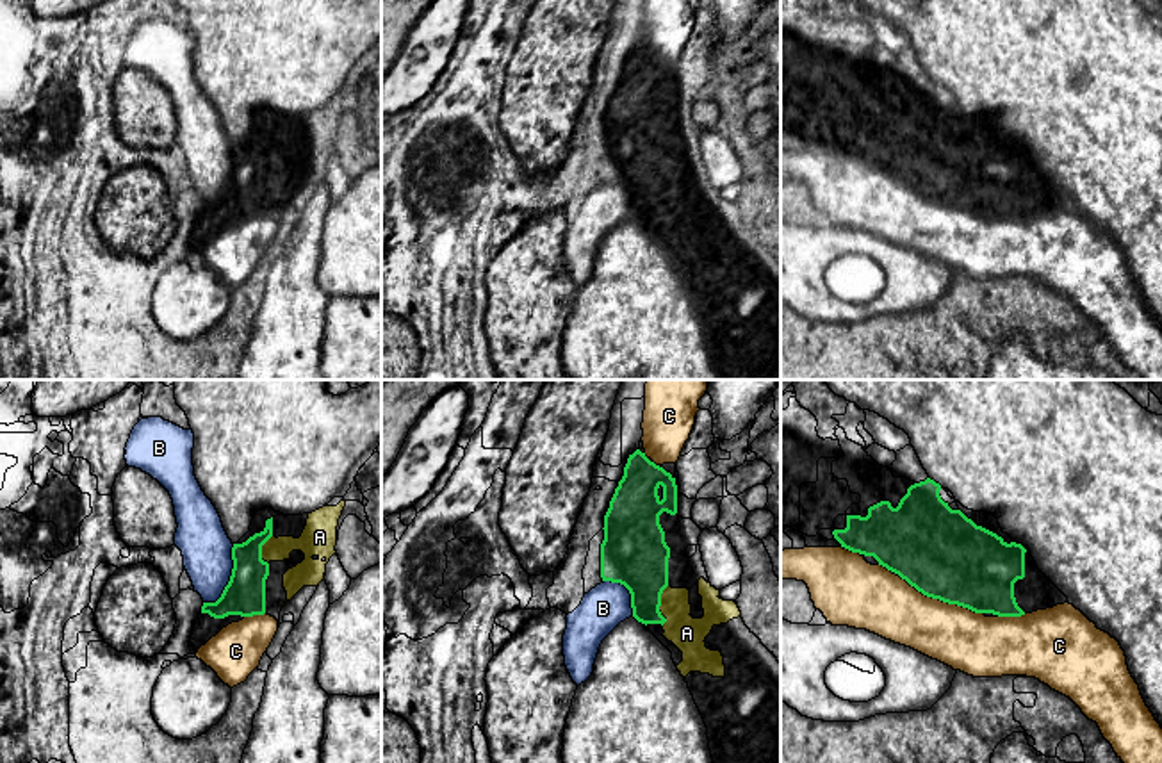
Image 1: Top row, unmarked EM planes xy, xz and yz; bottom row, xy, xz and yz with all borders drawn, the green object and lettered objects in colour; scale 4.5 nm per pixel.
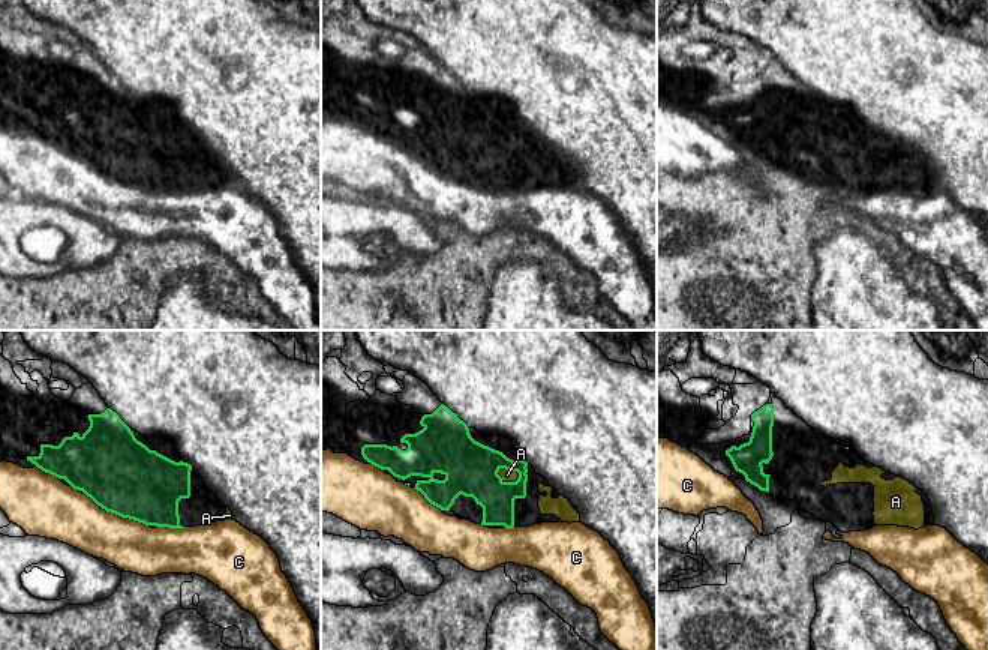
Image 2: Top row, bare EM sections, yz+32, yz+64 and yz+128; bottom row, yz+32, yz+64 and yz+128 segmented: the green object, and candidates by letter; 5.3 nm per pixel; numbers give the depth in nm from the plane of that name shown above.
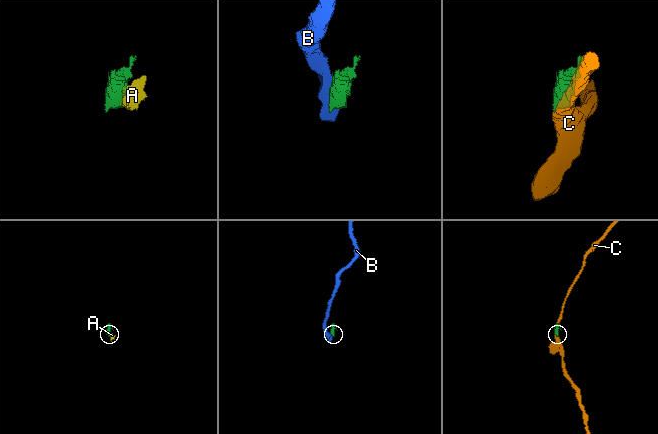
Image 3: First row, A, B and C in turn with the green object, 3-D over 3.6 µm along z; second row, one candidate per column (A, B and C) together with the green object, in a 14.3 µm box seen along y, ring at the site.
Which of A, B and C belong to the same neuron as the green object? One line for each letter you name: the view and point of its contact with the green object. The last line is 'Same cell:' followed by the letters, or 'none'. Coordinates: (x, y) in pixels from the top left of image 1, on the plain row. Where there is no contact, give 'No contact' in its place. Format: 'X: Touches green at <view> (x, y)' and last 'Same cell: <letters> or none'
A: Touches green at xz (660, 205)
Same cell: A

